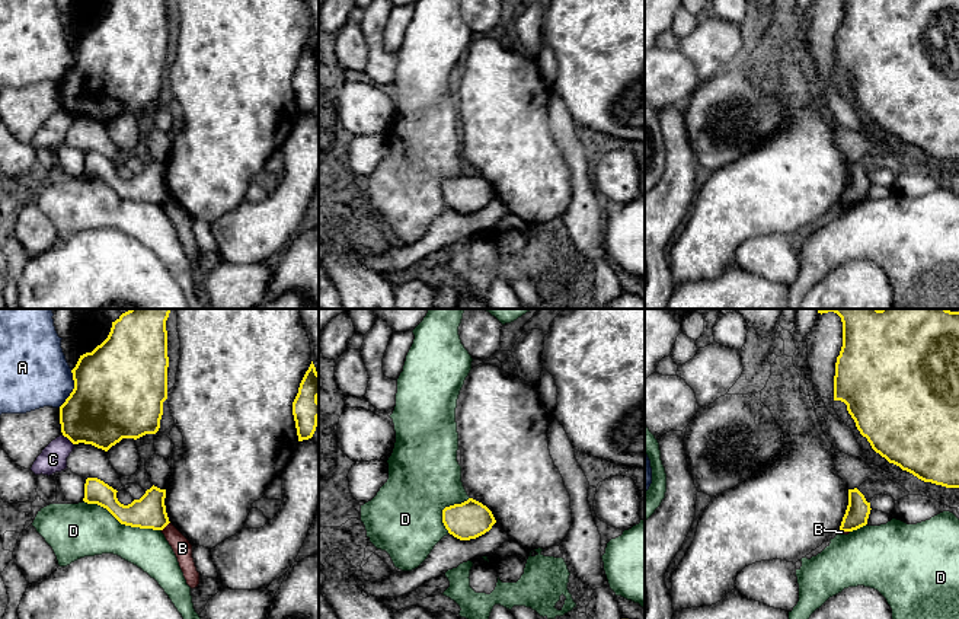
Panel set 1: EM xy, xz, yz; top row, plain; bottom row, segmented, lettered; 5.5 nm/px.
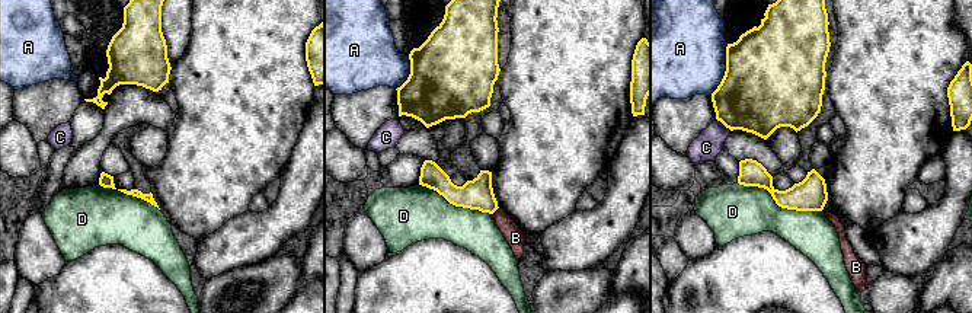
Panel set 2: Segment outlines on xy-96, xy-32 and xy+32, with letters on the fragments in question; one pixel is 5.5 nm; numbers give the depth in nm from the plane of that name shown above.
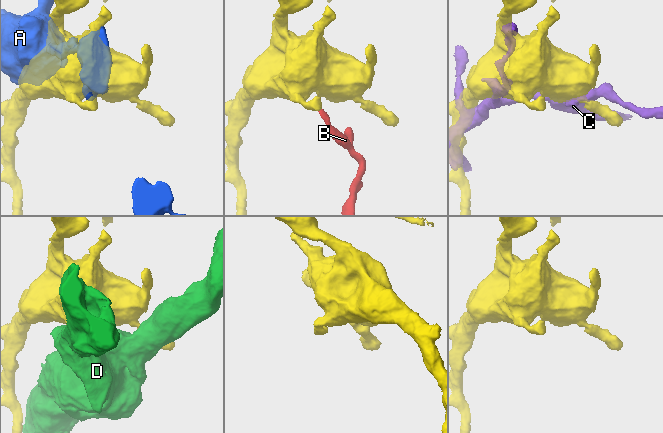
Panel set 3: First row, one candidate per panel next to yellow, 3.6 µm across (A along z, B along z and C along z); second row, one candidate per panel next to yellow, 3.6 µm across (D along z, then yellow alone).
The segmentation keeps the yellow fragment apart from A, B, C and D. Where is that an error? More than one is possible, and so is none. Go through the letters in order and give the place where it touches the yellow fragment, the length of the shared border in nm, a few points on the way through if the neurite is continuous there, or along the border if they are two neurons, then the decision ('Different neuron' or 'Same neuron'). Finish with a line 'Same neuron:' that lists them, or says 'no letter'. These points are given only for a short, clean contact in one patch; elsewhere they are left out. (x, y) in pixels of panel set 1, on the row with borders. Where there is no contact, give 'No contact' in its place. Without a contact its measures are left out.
A: Touches yellow at xy (73, 389). Shared border 220 nm. Different neuron
B: Touches yellow at xy (166, 525). Shared border 70 nm. Boundary: xy (169, 522), (162, 530). Different neuron
C: Touches yellow at xy (69, 439). Shared border 90 nm. Different neuron
D: Touches yellow at xy (122, 523). Shared border 460 nm. Different neuron
Same neuron: no letter

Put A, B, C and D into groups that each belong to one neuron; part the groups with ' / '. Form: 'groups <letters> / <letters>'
groups A / B / C / D

